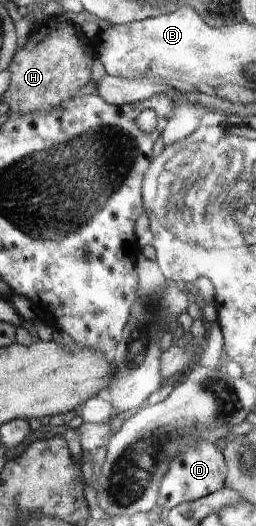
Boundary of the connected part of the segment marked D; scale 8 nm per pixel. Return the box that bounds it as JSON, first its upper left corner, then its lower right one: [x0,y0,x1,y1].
[157,440,228,509]

